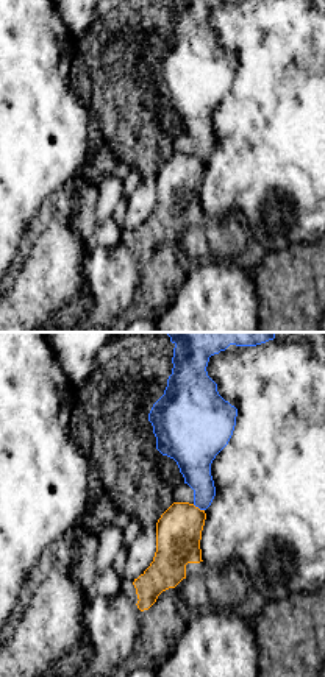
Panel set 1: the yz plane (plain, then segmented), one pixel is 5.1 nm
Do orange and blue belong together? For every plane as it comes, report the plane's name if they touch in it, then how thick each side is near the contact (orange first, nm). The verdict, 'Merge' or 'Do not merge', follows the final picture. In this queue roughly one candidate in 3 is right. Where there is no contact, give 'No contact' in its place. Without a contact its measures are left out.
Touches orange in yz. Thickness 240 nm (orange) against 180 nm

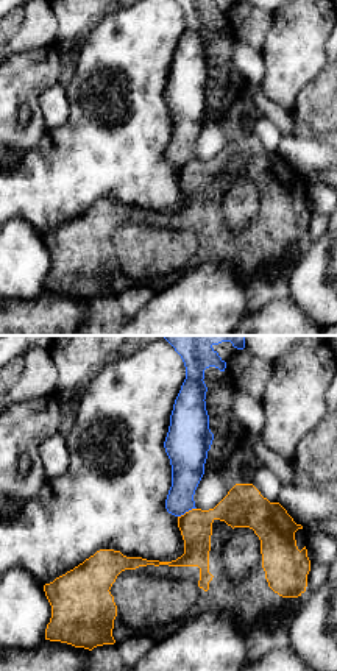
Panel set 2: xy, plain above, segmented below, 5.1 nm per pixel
Touches orange in xy. Thickness 170 nm (orange) against 180 nm

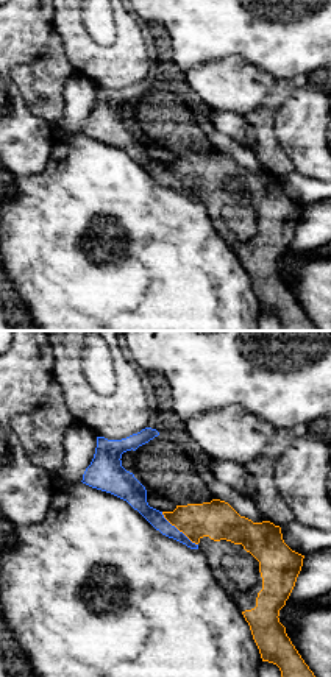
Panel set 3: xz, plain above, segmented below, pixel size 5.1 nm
Touches orange in xz. Thickness 200 nm (orange) against 80 nm

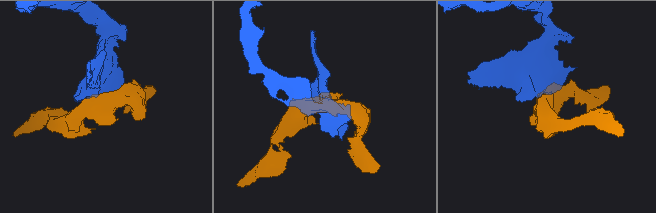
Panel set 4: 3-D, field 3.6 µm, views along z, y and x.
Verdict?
Do not merge

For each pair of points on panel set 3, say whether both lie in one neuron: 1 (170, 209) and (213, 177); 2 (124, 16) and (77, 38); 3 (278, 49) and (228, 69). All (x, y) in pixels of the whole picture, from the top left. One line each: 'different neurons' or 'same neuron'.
1: different neurons
2: same neuron
3: different neurons

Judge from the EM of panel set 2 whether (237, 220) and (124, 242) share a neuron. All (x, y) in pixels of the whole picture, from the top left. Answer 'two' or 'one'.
one

